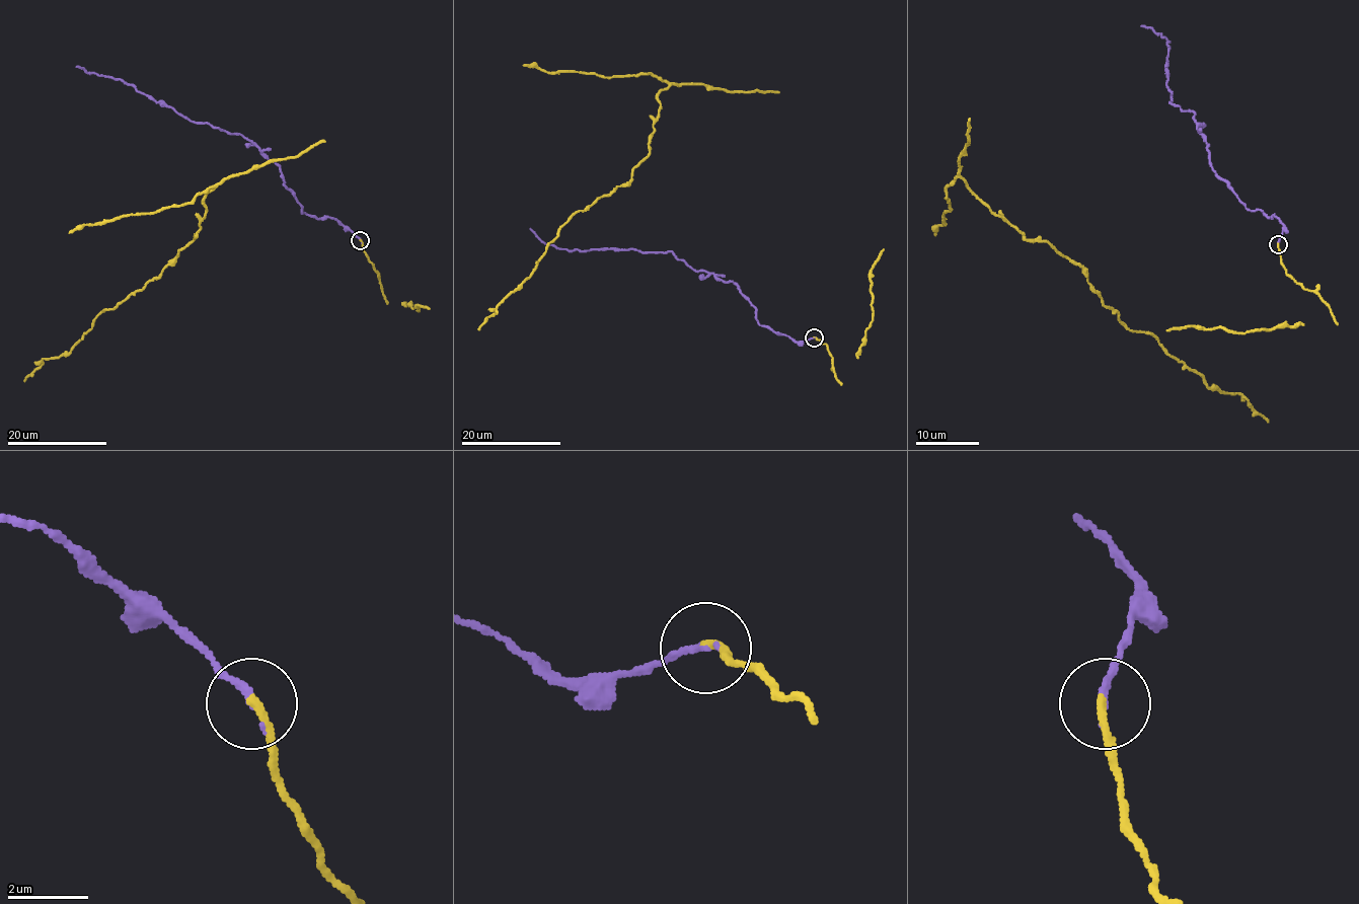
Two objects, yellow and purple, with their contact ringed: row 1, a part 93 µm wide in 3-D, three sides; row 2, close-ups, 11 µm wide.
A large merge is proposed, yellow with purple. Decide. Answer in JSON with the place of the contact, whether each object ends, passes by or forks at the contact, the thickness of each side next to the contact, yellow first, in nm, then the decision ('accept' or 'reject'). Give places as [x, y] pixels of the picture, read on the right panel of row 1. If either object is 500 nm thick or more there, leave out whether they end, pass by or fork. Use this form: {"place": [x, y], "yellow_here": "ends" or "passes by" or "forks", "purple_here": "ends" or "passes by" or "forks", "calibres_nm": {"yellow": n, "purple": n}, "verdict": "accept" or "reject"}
{"place": [1278, 244], "yellow_here": "ends", "purple_here": "ends", "calibres_nm": {"yellow": 200, "purple": 180}, "verdict": "accept"}

